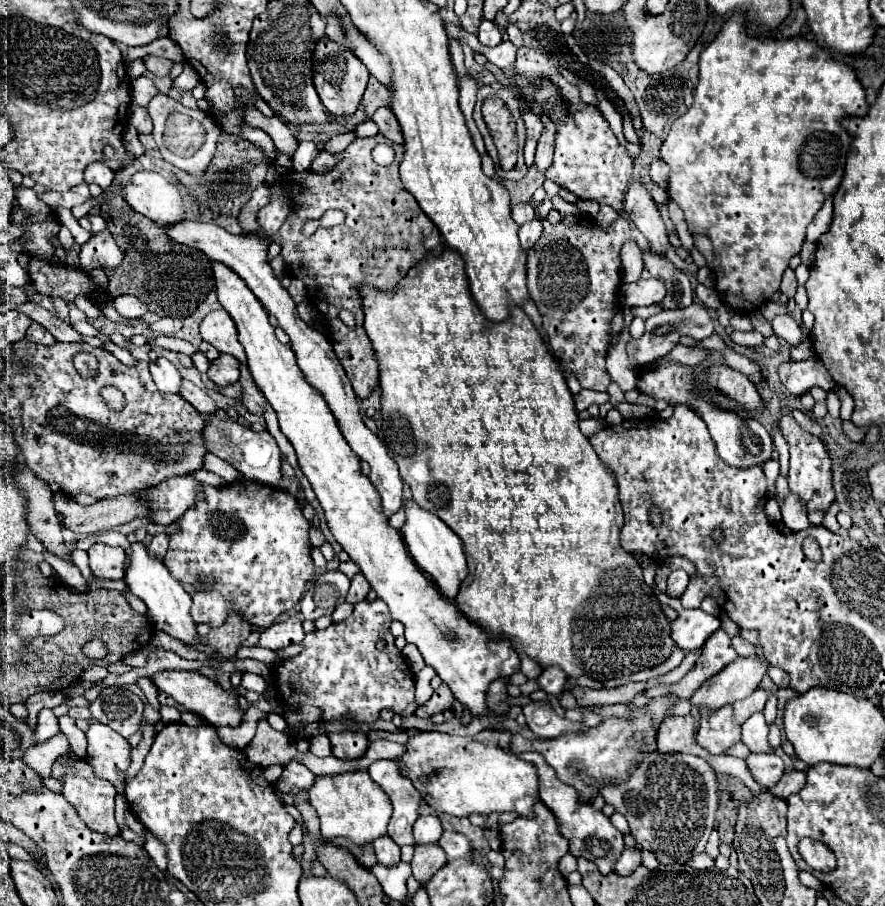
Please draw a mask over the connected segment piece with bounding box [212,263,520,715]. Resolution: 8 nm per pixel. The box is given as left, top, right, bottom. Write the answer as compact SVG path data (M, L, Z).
M212 263L212 269L214 269L214 279L216 279L218 301L228 311L228 315L234 319L234 323L238 327L238 339L246 351L246 359L248 359L248 367L252 371L252 377L254 377L256 385L260 387L260 391L264 393L264 397L268 399L268 403L272 405L272 409L276 411L280 431L288 437L288 441L296 449L300 469L308 477L308 481L310 481L310 485L312 485L312 489L314 489L314 493L316 493L316 497L324 509L324 515L326 515L326 521L328 521L332 535L342 545L342 549L350 555L350 559L360 567L360 571L364 573L364 577L368 579L368 583L376 591L376 595L388 605L392 619L398 619L404 623L406 641L418 647L424 661L436 669L440 679L452 689L454 697L462 705L468 705L472 715L490 713L486 709L488 685L494 679L508 677L520 669L520 659L518 659L516 651L512 649L510 641L490 639L488 633L478 629L478 625L474 625L472 621L468 621L466 615L462 615L462 611L458 611L456 603L446 599L442 595L442 591L436 587L436 583L412 561L400 533L388 525L388 517L382 513L380 497L378 497L374 485L360 471L360 457L346 443L346 439L340 433L338 423L336 423L330 407L326 405L324 397L302 375L292 347L282 345L278 341L278 337L274 335L274 327L268 321L268 313L266 313L264 305L254 297L254 293L246 287L246 283L234 271L230 271L226 265Z

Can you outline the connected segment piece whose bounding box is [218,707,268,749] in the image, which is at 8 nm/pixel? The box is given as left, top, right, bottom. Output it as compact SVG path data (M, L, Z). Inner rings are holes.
M250 707L248 711L246 711L246 715L244 715L244 719L240 721L240 727L220 727L218 729L218 735L222 737L222 741L230 747L234 747L234 749L244 749L250 741L252 741L252 737L254 737L254 733L256 733L256 721L258 719L267 719L268 713L264 711L260 711L258 707Z

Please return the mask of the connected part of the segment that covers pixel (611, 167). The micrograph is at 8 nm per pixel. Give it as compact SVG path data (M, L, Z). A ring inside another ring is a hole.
M586 107L570 115L558 129L553 163L546 171L546 177L572 191L578 199L592 199L600 205L610 205L616 211L622 211L622 197L628 181L632 179L632 159L610 131L608 121L600 115L600 111Z

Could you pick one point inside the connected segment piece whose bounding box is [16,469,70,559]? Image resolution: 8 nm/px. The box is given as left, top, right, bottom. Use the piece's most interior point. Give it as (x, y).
(43, 523)

